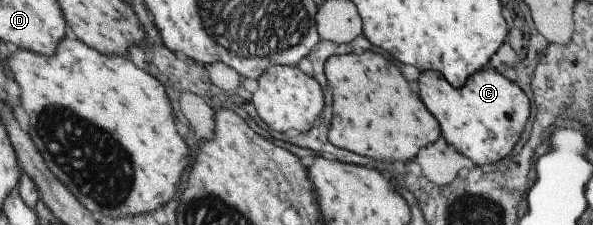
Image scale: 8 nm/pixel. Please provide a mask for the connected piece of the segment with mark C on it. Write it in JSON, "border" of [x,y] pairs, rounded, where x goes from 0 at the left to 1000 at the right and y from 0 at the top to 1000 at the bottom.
{"border":[[[835,307],[803,316],[776,391],[754,369],[737,316],[713,316],[703,369],[713,458],[744,556],[744,604],[803,738],[852,707],[872,644],[895,511],[895,458],[885,409]]]}

